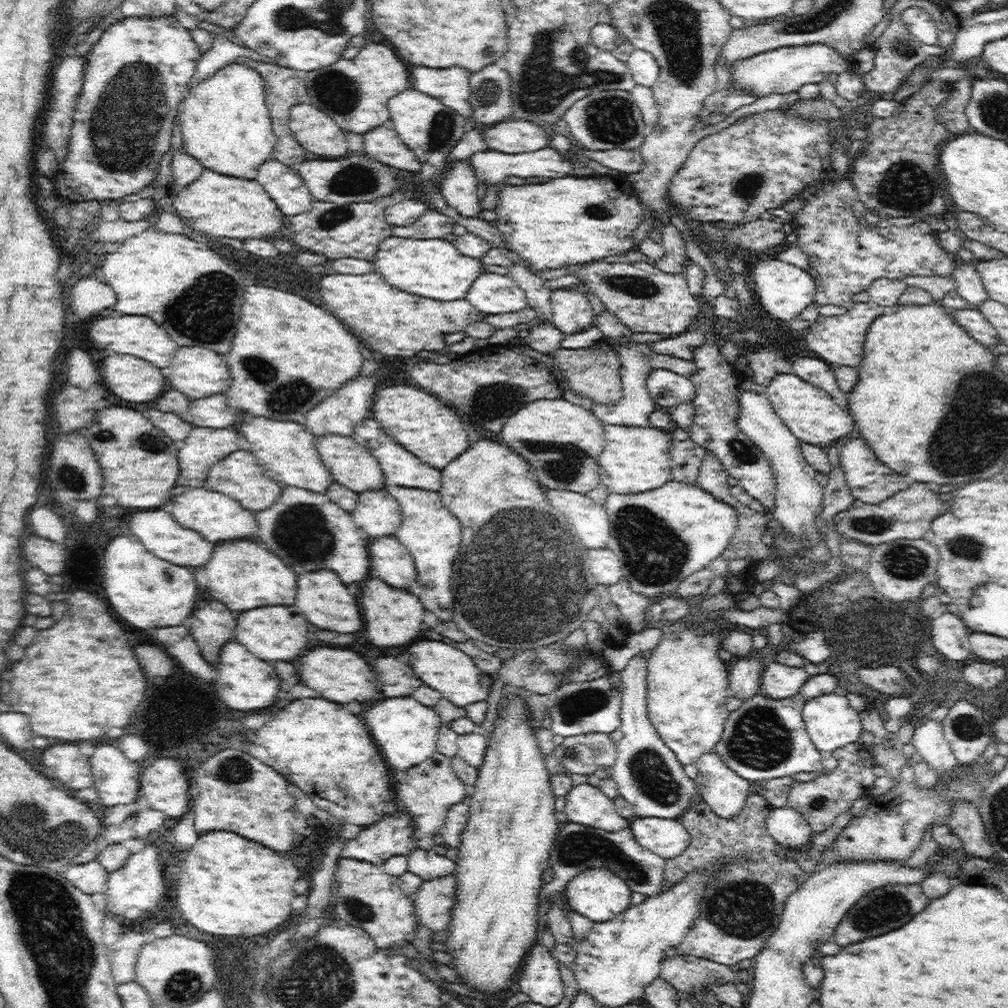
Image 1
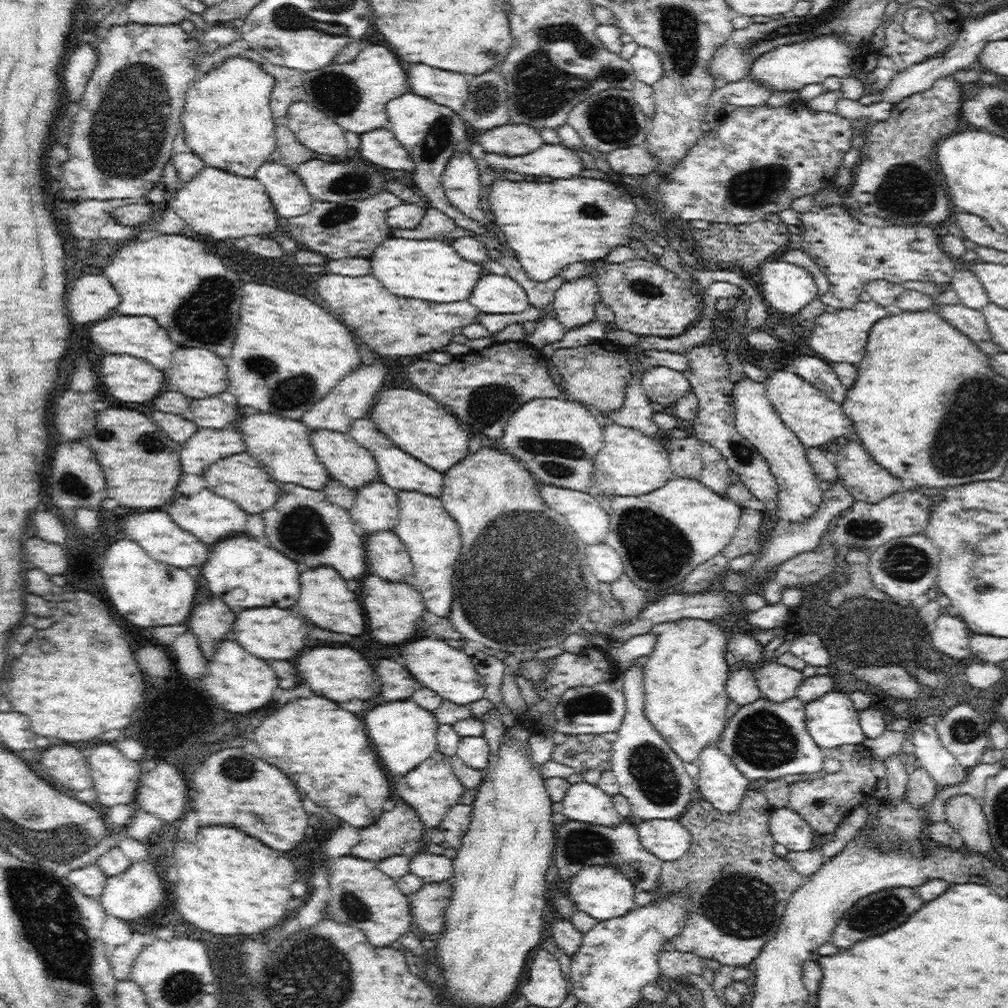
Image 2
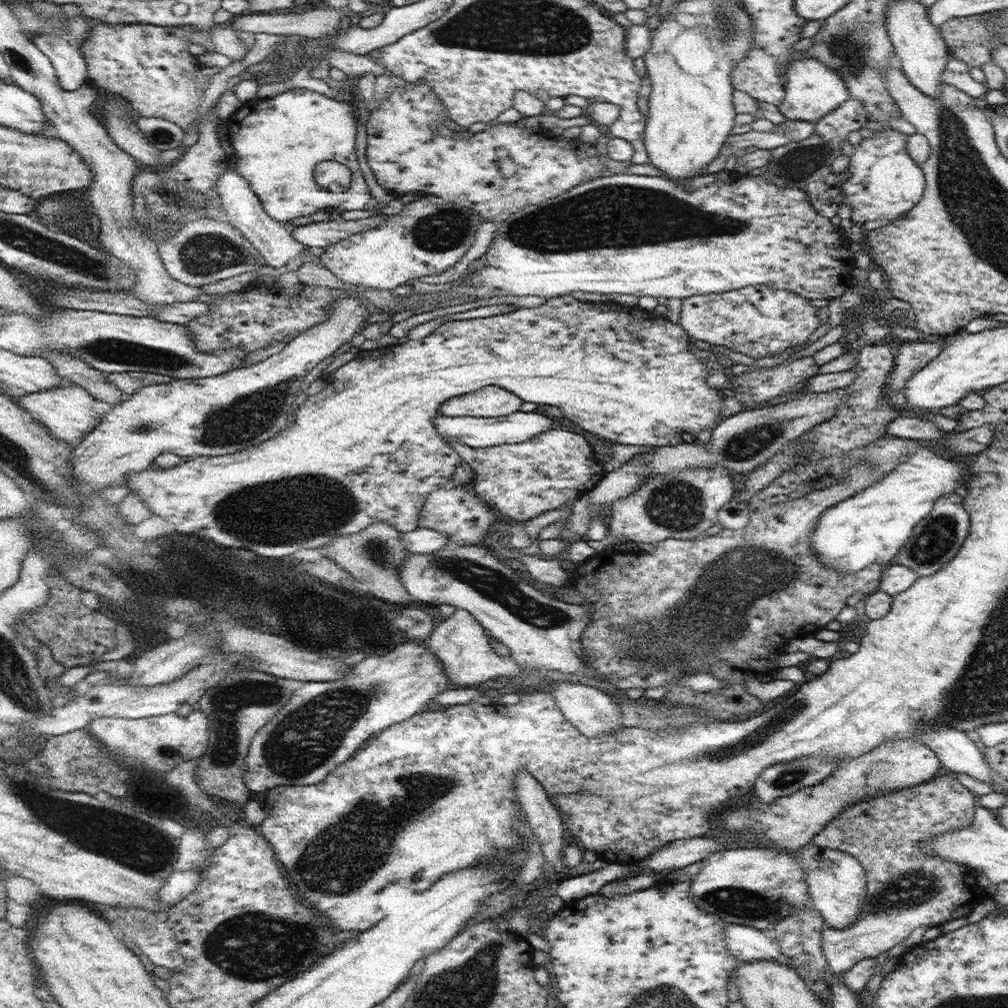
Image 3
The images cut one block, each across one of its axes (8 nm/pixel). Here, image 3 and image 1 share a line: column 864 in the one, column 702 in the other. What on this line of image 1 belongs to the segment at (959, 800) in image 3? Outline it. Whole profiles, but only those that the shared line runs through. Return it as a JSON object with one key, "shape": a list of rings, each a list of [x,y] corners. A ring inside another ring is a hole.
{"shape":[[[759,789],[750,792],[746,807],[735,817],[729,819],[716,815],[710,806],[703,801],[688,807],[683,813],[680,821],[690,833],[691,840],[682,854],[666,859],[664,871],[666,886],[684,880],[694,870],[710,870],[718,858],[721,860],[728,860],[729,858],[731,863],[723,868],[717,879],[712,879],[705,886],[699,904],[698,916],[694,924],[688,929],[682,942],[676,947],[676,954],[706,958],[726,966],[755,958],[779,925],[784,910],[784,902],[809,877],[809,874],[804,872],[796,863],[789,862],[786,858],[776,855],[778,843],[770,836],[765,825],[772,806],[763,796],[758,796],[758,794],[760,794]]]}

